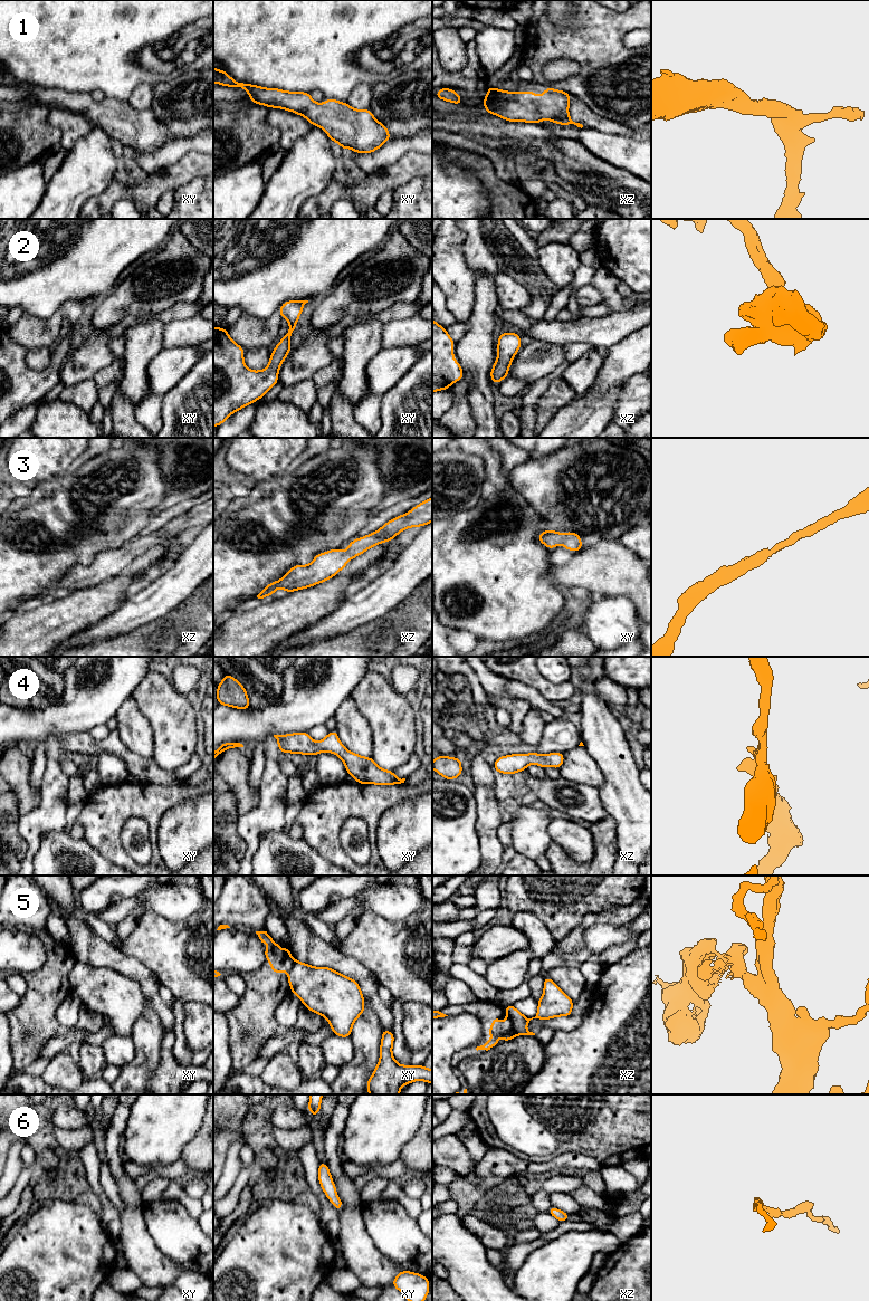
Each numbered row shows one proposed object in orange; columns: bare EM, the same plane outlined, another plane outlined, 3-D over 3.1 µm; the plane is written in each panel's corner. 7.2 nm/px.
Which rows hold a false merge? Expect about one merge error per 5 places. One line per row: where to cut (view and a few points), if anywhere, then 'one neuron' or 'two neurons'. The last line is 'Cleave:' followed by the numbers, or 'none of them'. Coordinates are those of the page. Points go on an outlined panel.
1: cut none; one neuron
2: cut none; one neuron
3: cut none; one neuron
4: cut none; one neuron
5: cut xz (508, 1017), (516, 1034); two neurons
6: cut none; one neuron
Cleave: 5

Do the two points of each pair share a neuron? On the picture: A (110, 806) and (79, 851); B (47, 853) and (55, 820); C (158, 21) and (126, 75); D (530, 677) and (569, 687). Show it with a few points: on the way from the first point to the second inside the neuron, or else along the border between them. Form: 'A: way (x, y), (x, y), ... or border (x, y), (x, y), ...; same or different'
A: border (83, 838), (105, 859); different
B: border (65, 826), (46, 830), (41, 834), (37, 851); different
C: way (144, 34), (124, 54), (124, 61); same
D: way (540, 684), (546, 689), (559, 689); same

